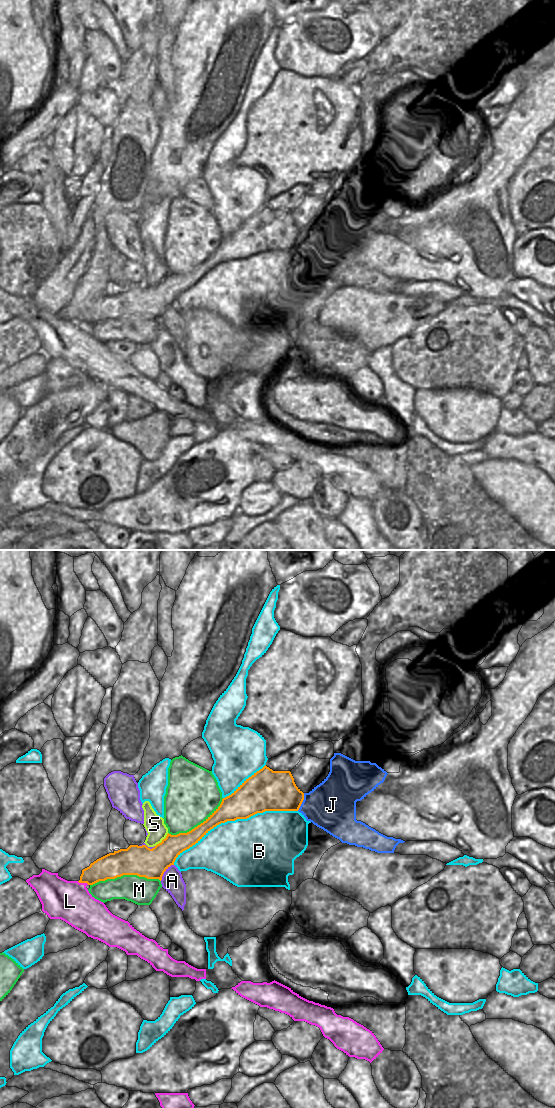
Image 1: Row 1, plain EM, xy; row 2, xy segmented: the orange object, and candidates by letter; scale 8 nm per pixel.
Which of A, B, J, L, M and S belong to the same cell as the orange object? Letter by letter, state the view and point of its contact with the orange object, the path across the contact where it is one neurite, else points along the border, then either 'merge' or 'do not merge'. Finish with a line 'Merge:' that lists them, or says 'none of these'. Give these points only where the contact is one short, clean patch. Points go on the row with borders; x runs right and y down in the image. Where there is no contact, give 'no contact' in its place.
A: contact xy (164, 871); border xy (173, 864), (164, 872), (160, 880); do not merge
B: contact xy (233, 820); do not merge
J: contact xy (302, 801); do not merge
L: contact xy (83, 882); border xy (77, 881), (88, 884); do not merge
M: contact xy (125, 874); do not merge
S: contact xy (162, 840); border xy (168, 833), (155, 846); do not merge
Merge: none of these

